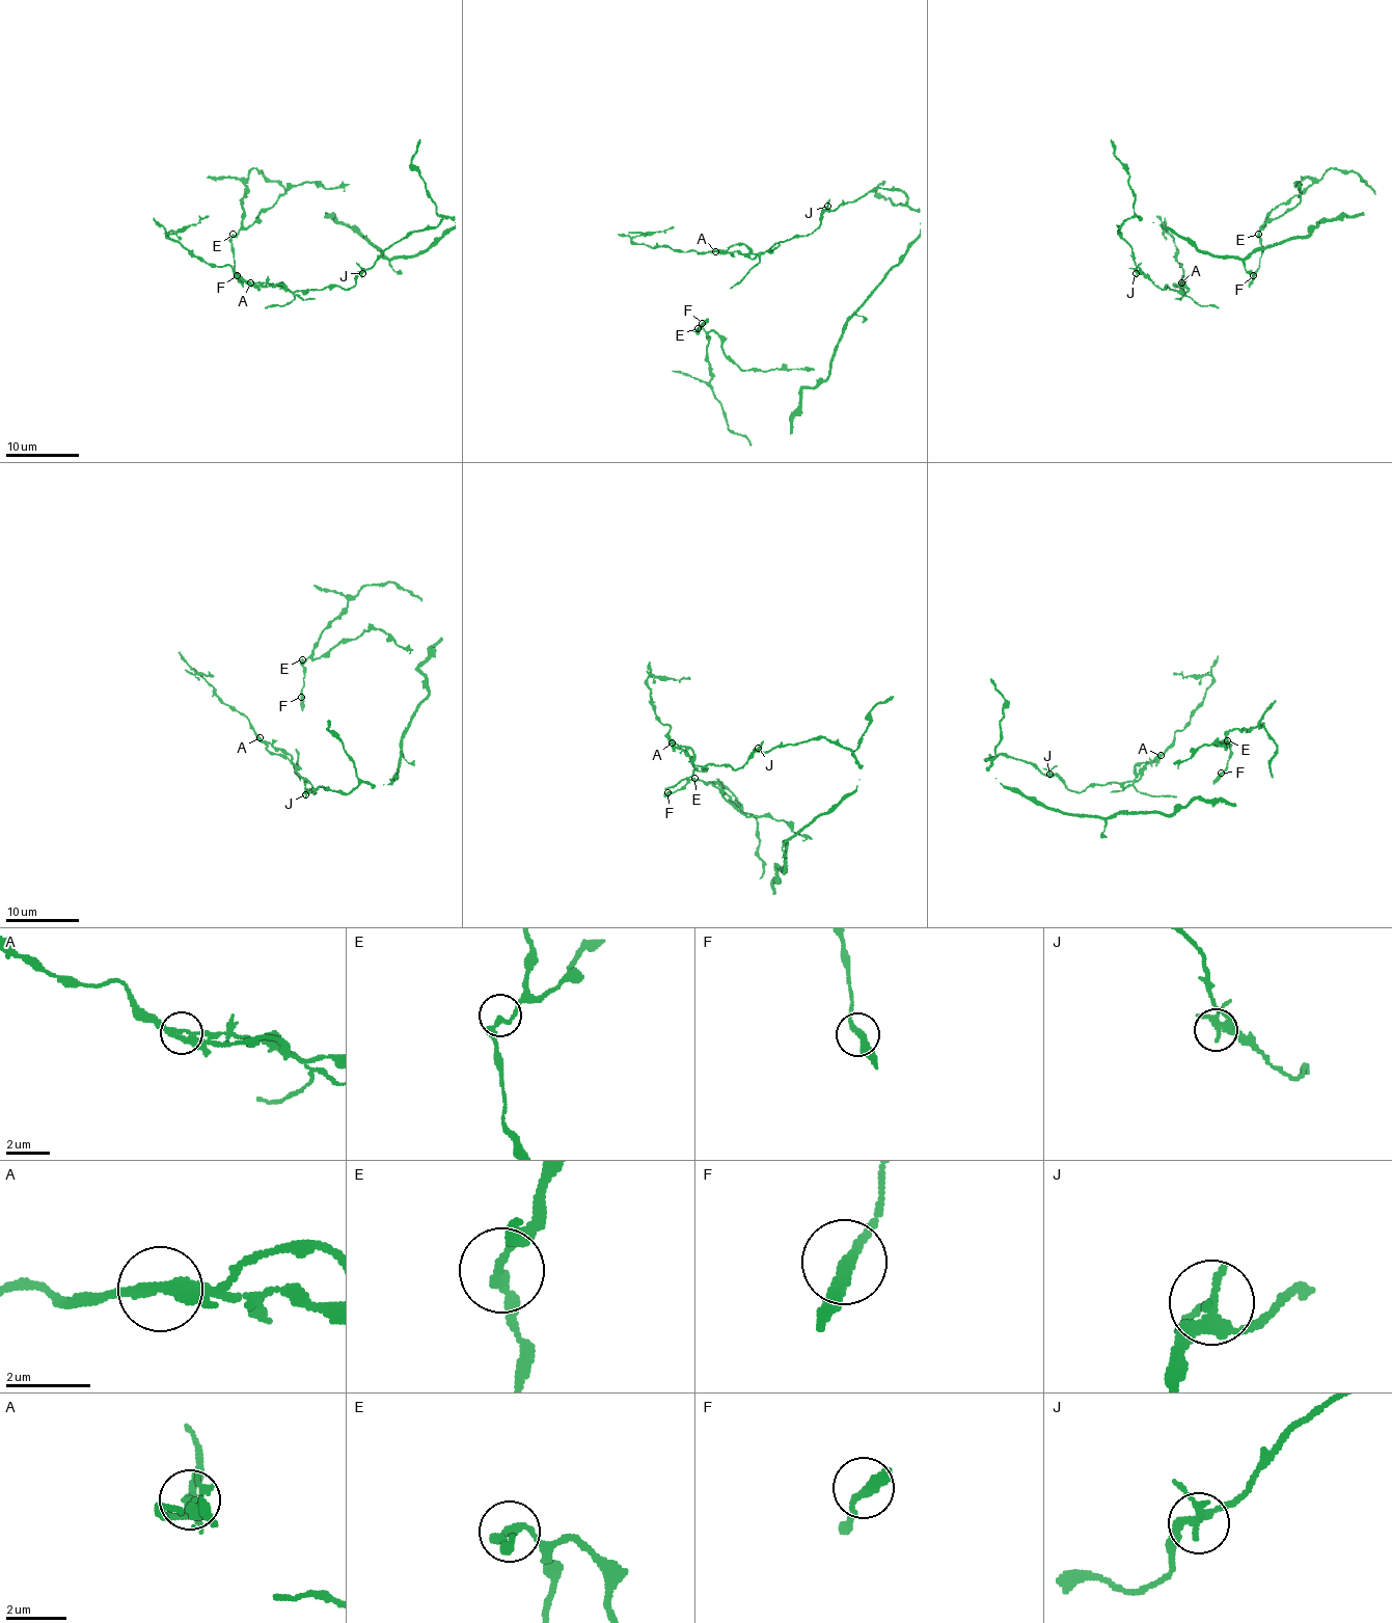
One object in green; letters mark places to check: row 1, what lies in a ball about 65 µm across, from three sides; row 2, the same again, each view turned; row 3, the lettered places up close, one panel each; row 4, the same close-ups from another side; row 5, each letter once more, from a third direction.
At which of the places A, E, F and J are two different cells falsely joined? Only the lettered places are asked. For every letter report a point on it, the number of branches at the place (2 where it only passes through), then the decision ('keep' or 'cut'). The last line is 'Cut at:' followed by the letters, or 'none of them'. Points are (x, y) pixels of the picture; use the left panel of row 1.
A: at (250, 282); 2 branches meet; cut
E: at (233, 234); 2 branches meet; keep
F: at (237, 275); 2 branches meet; keep
J: at (362, 273); 3 branches meet; keep
Cut at: A

